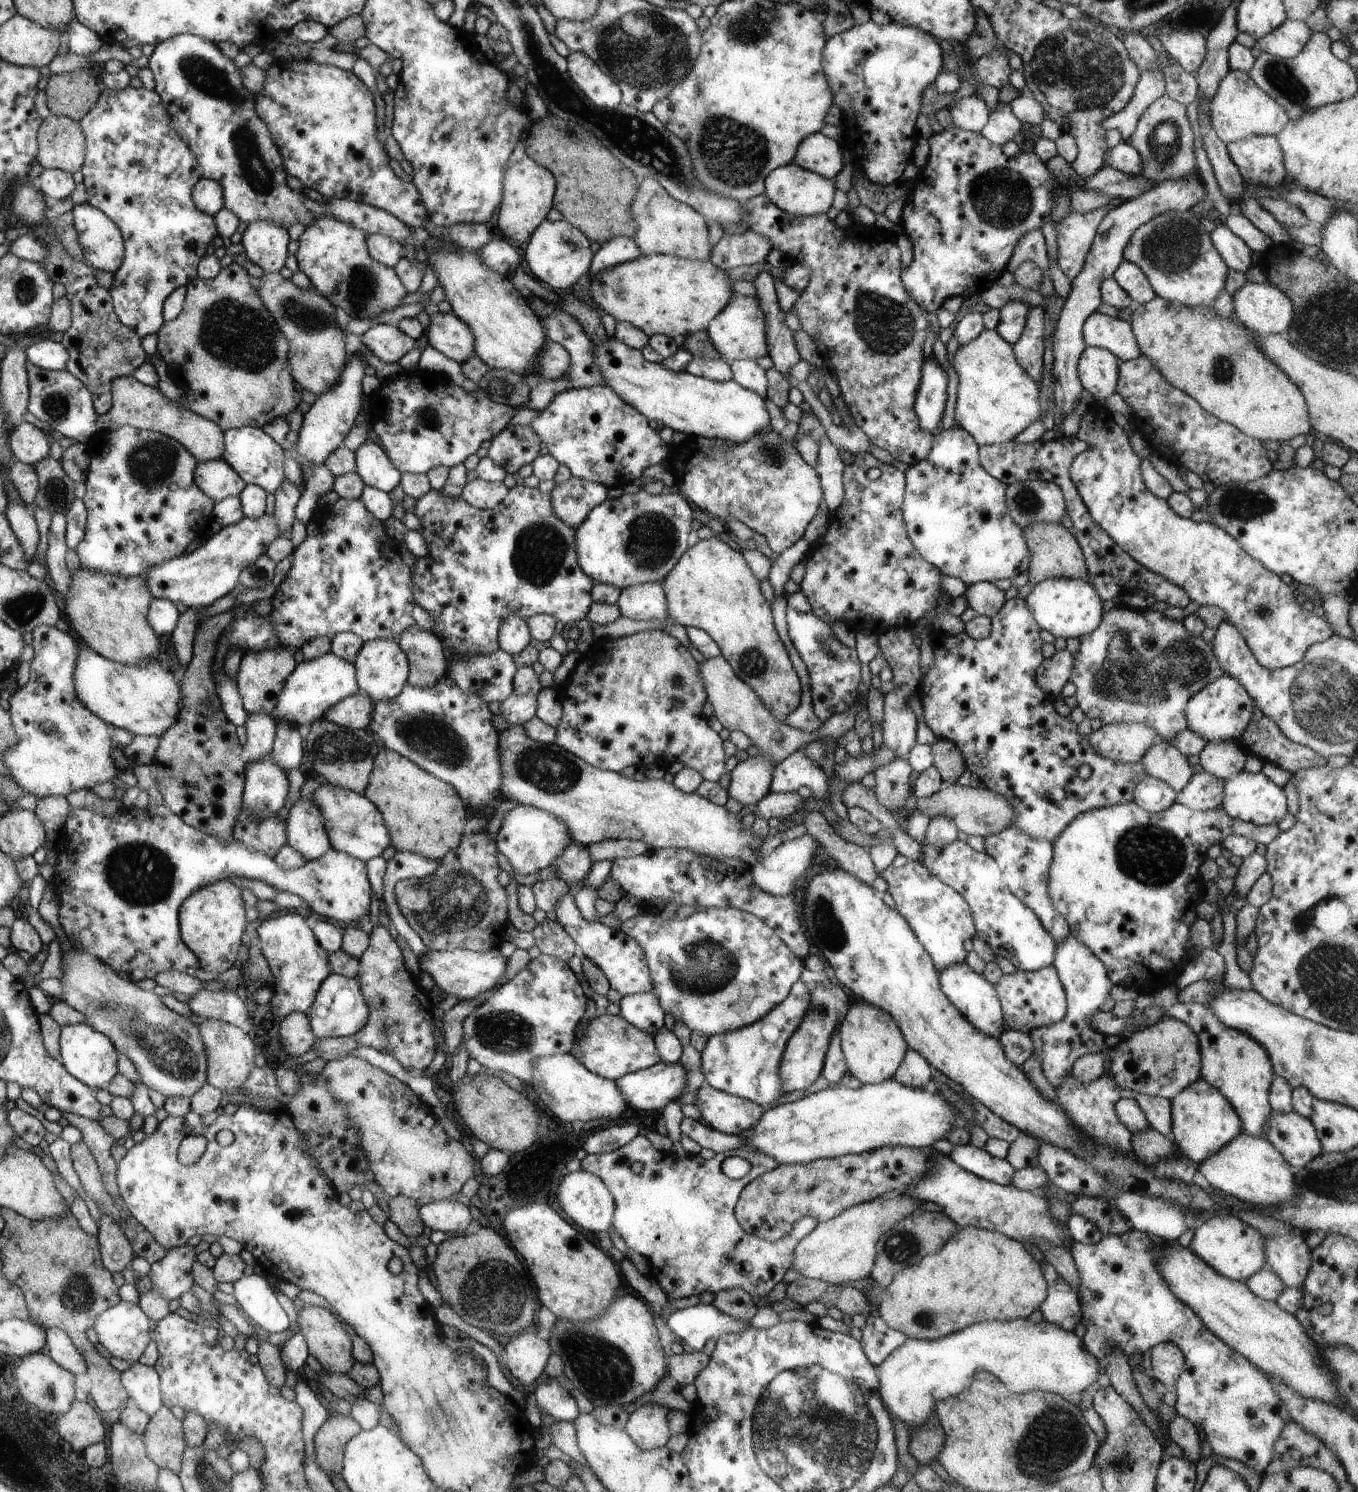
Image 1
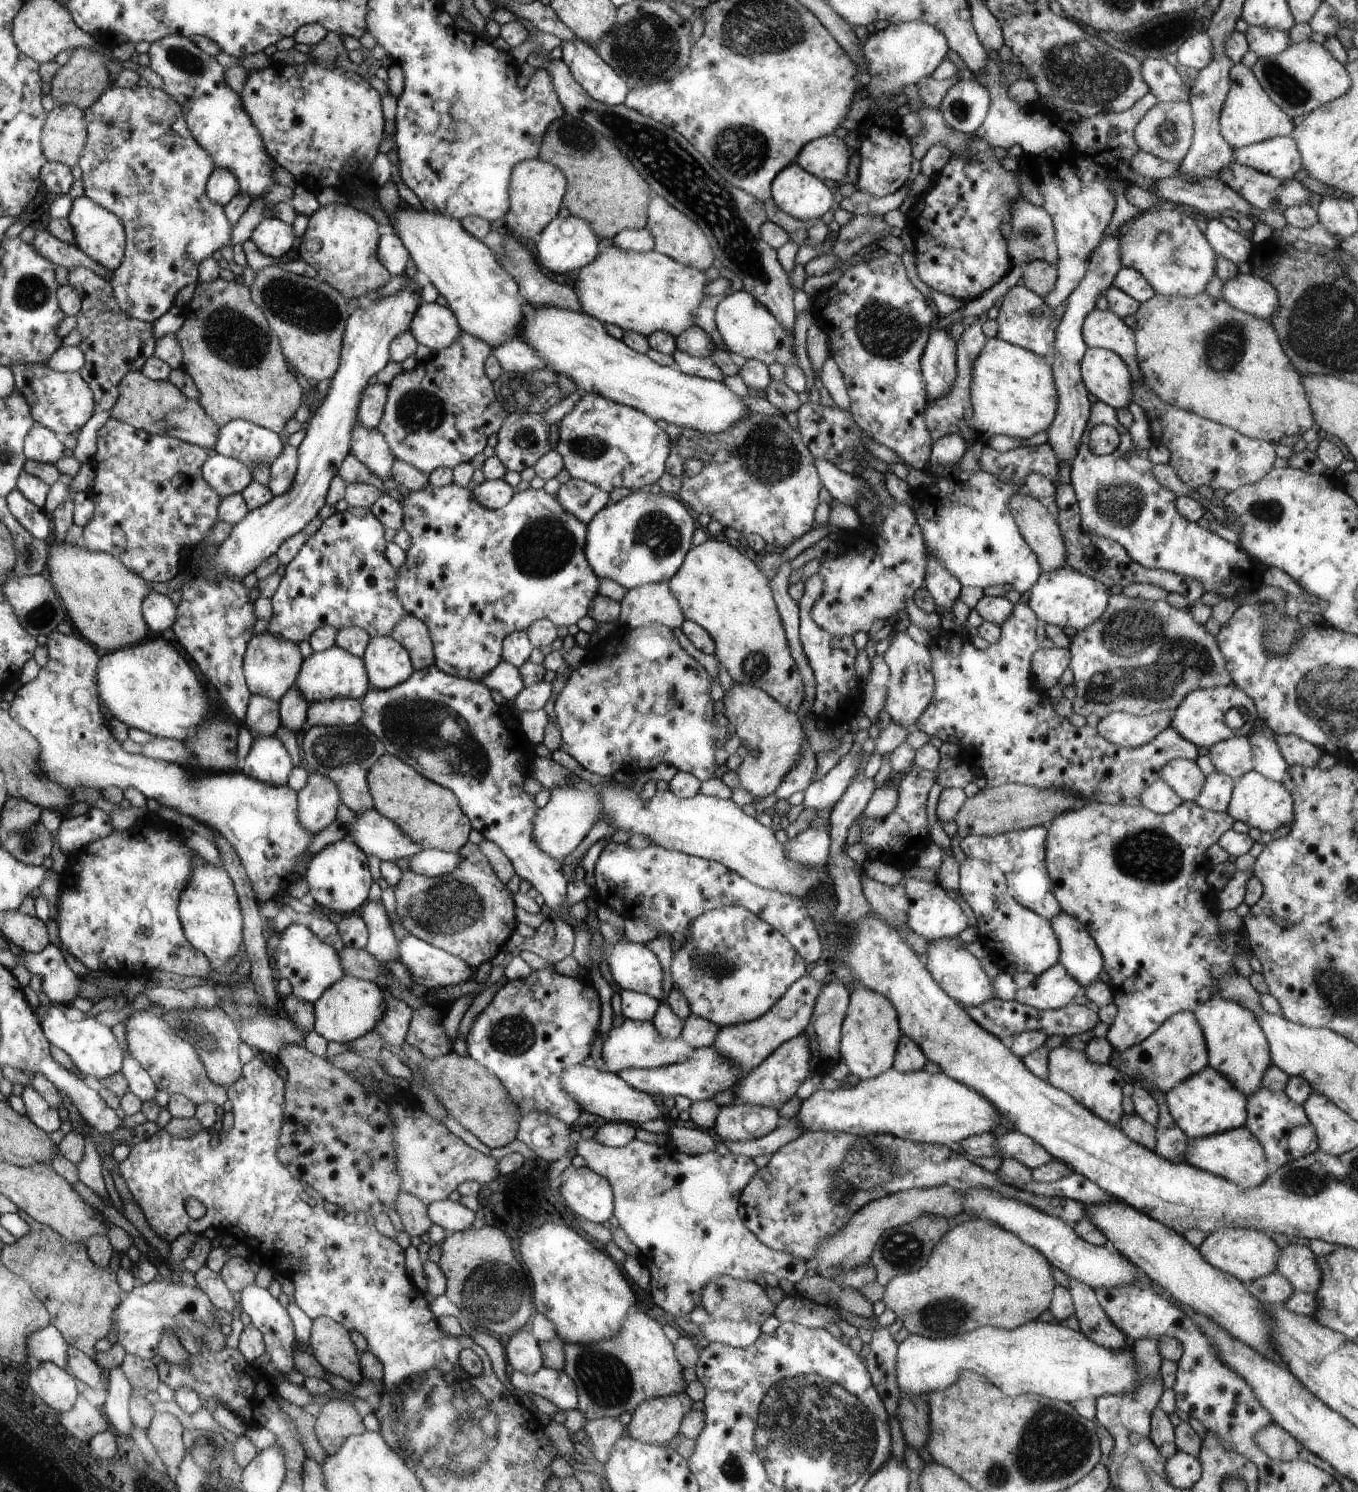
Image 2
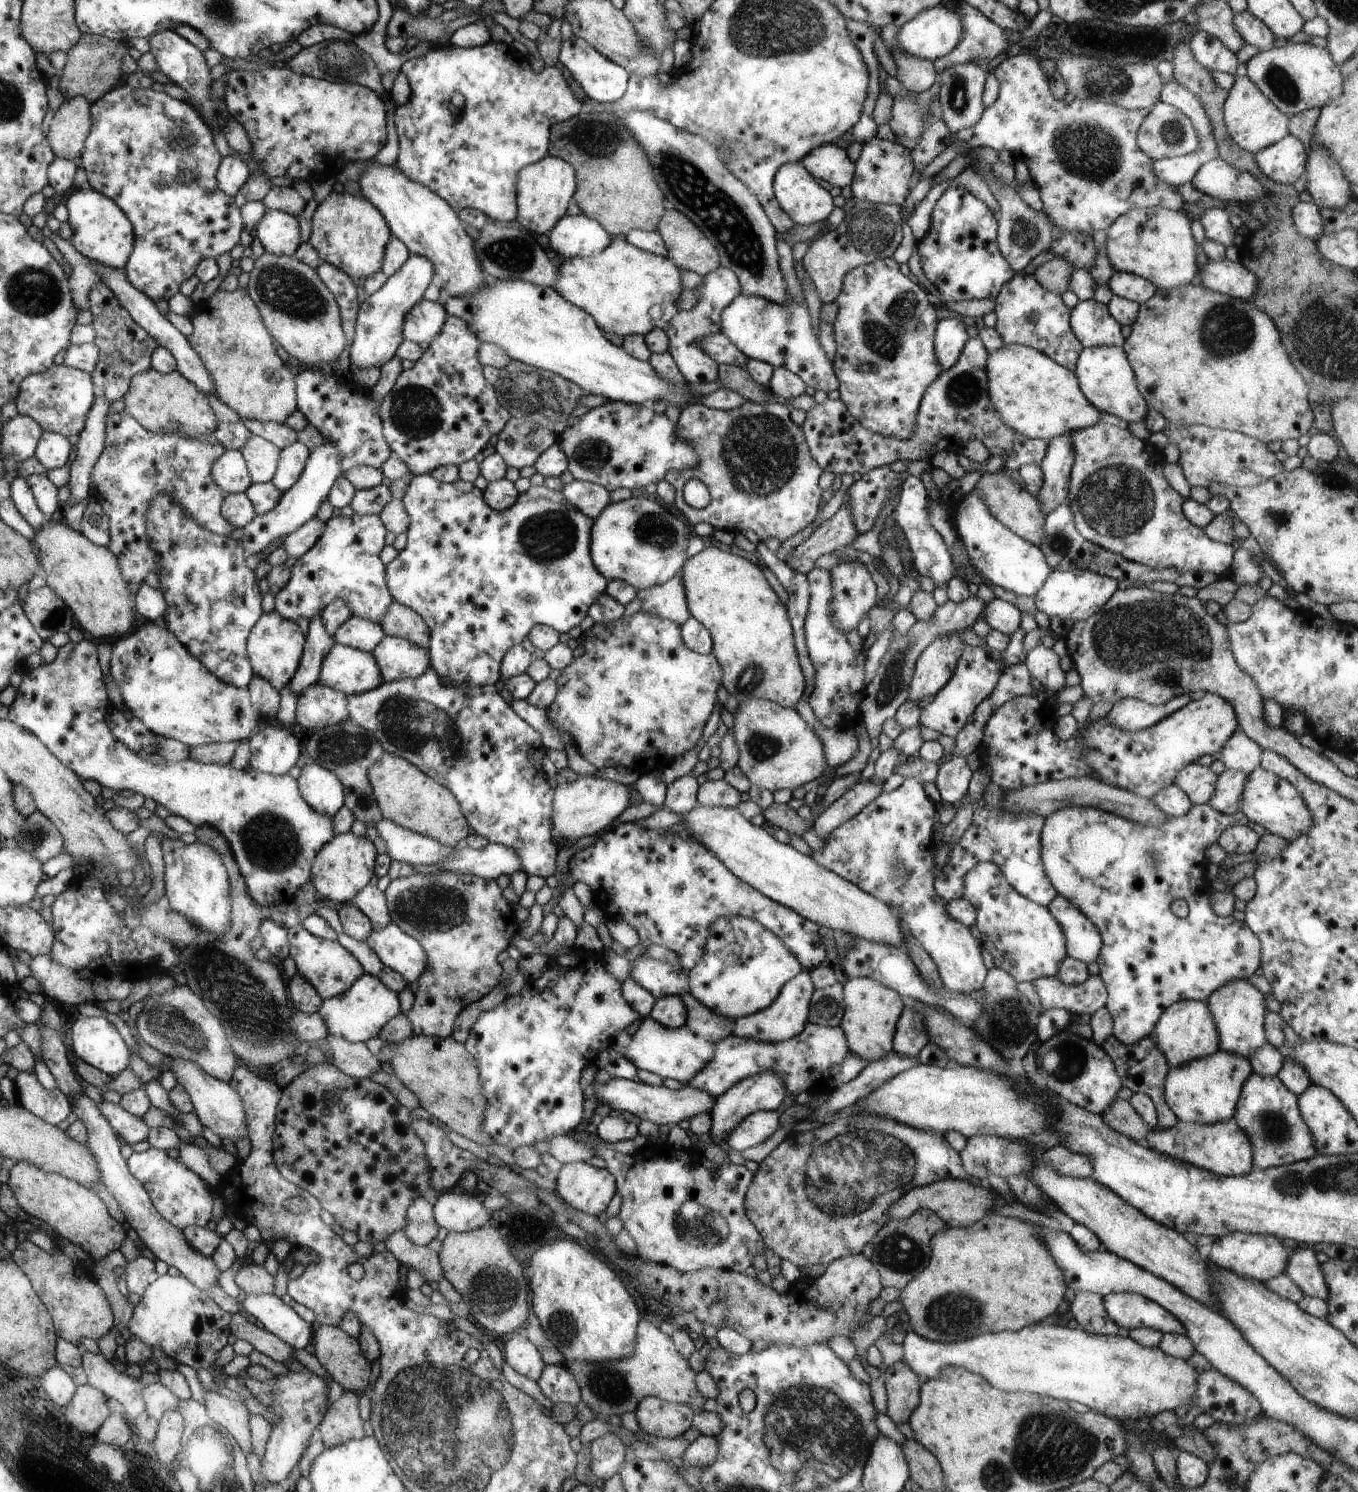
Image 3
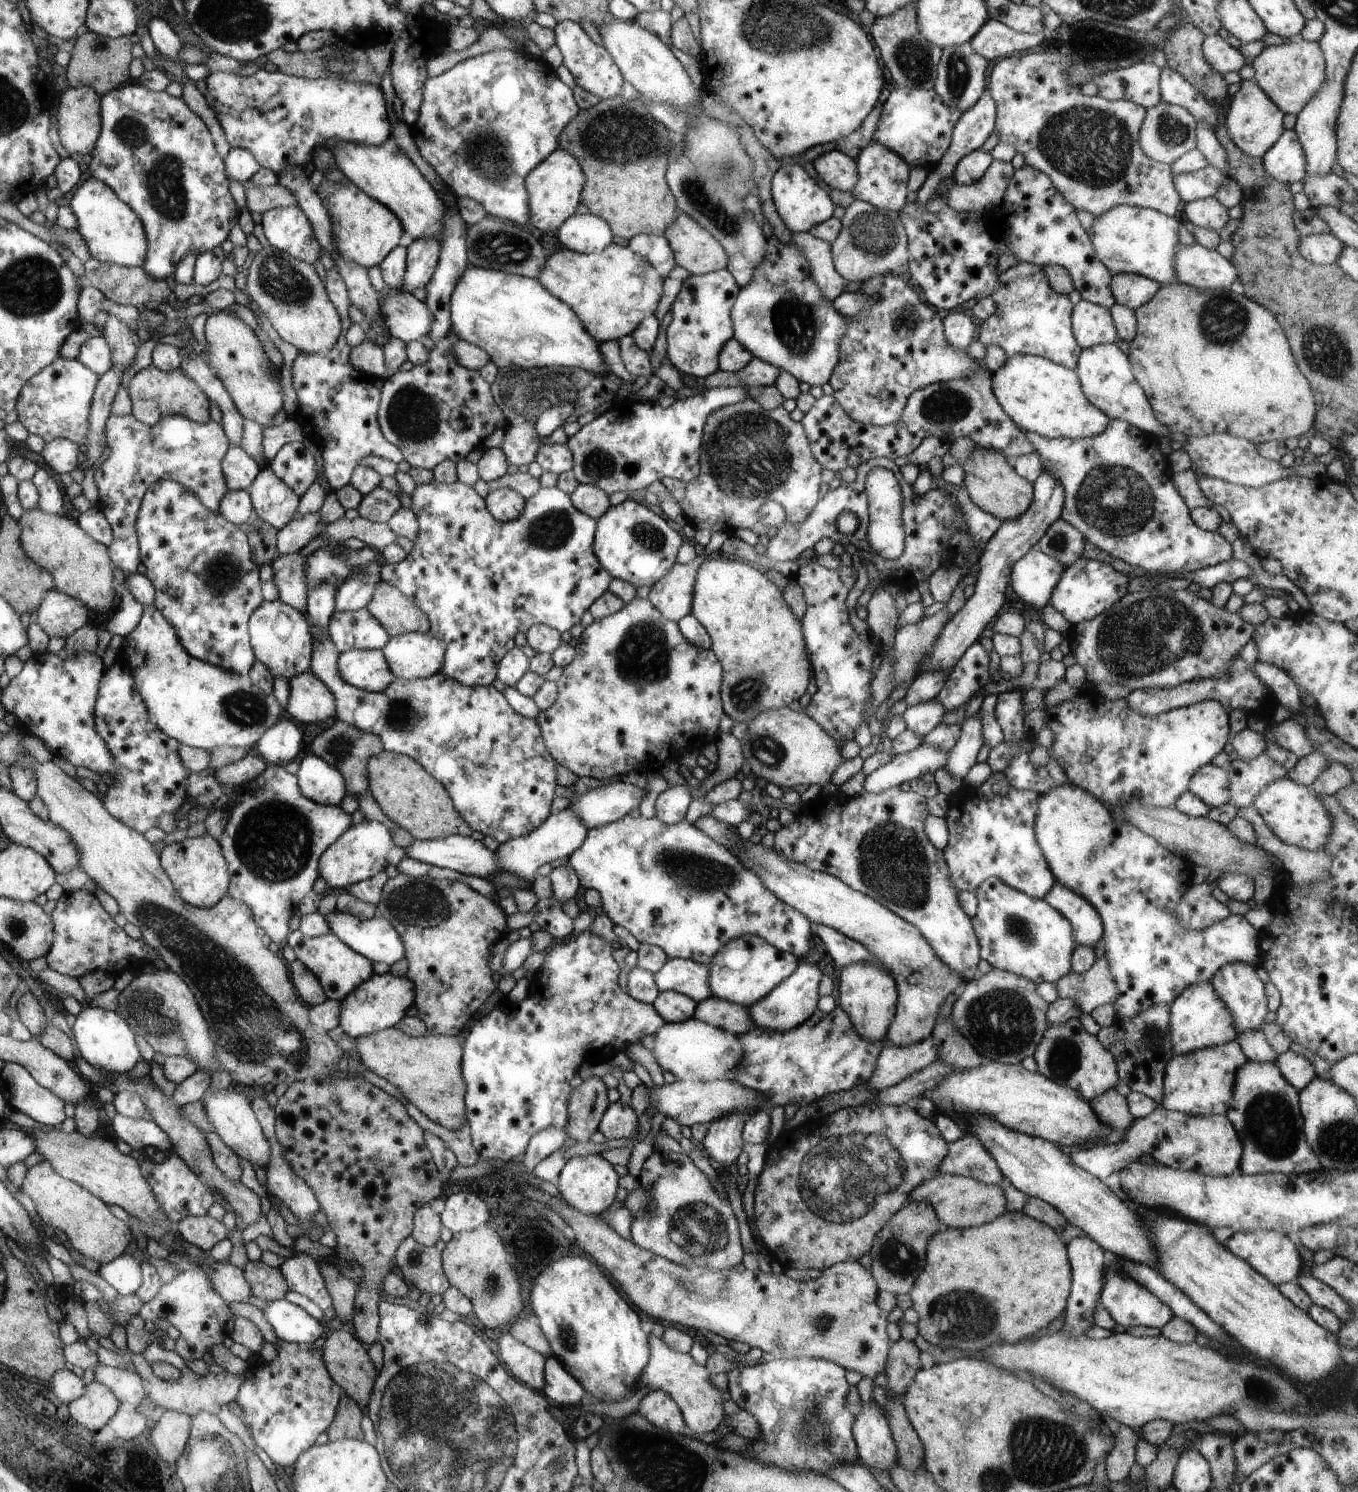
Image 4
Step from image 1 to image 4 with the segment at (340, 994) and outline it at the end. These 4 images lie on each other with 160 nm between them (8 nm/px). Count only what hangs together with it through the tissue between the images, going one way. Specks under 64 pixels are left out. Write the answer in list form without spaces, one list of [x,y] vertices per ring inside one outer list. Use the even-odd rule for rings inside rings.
[[[392,972],[383,975],[374,973],[365,983],[340,1001],[339,1025],[354,1038],[395,1027],[416,1004],[416,996],[416,985],[408,977],[398,976]]]

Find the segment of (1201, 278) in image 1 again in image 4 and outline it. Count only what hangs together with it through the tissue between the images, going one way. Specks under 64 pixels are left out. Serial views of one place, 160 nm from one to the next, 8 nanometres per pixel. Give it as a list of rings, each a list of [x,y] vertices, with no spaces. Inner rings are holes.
[[[1122,204],[1094,217],[1087,234],[1093,242],[1095,255],[1112,275],[1137,274],[1161,284],[1175,278],[1179,223],[1178,219],[1158,211]]]

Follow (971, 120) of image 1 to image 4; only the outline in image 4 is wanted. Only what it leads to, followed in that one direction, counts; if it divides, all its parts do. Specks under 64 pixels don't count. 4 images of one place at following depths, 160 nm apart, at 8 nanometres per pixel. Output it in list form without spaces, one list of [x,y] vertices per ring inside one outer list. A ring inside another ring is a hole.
[[[970,42],[943,48],[937,66],[937,79],[933,88],[936,89],[936,92],[947,105],[959,108],[962,112],[967,111],[973,107],[975,102],[978,102],[978,99],[986,90],[988,61],[987,58],[979,55],[973,49]]]

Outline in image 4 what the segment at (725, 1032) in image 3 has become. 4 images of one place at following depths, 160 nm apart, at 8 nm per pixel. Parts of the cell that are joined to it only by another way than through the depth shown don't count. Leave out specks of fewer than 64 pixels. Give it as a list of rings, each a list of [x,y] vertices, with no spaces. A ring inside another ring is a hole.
[[[710,996],[698,1003],[693,1016],[706,1024],[739,1036],[756,1028],[747,1006]]]

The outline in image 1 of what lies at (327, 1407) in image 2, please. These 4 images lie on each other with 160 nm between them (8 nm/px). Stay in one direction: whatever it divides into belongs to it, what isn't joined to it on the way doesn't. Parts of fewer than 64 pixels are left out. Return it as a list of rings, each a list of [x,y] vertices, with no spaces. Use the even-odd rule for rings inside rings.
[[[330,1415],[316,1431],[314,1442],[318,1464],[331,1476],[344,1464],[345,1448],[350,1439],[362,1432],[361,1425],[350,1415]]]

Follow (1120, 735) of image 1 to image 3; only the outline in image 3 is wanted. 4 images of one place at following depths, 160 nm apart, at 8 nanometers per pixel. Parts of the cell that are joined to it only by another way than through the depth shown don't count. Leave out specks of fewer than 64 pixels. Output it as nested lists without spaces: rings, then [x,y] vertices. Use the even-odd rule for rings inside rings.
[[[1197,694],[1178,696],[1156,706],[1126,698],[1116,702],[1106,718],[1110,720],[1110,724],[1114,724],[1114,728],[1122,728],[1122,732],[1142,732],[1146,728],[1154,728],[1154,724],[1180,710],[1197,696]]]

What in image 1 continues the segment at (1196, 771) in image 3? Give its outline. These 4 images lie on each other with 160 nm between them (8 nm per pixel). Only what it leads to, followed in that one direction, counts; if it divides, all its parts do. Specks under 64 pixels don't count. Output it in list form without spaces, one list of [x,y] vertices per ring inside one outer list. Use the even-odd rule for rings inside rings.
[[[1156,738],[1140,762],[1148,777],[1166,782],[1176,792],[1180,792],[1194,774],[1187,756],[1162,738]]]

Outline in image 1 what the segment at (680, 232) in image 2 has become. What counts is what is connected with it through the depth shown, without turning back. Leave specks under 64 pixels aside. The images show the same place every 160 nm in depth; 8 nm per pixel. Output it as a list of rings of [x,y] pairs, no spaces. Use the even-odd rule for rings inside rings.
[[[646,178],[637,192],[632,206],[637,221],[637,232],[633,236],[643,255],[674,255],[678,259],[709,261],[713,247],[708,241],[708,227],[705,218],[690,205],[677,201],[656,179]]]

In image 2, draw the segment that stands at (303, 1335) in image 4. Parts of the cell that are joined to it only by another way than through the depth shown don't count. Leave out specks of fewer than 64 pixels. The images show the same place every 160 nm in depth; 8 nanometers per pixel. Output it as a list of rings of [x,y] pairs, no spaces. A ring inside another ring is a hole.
[[[246,1286],[237,1296],[237,1301],[242,1306],[243,1316],[250,1324],[254,1325],[263,1334],[265,1353],[269,1362],[281,1374],[287,1374],[294,1369],[291,1348],[297,1340],[296,1329],[293,1325],[292,1315],[285,1306],[282,1306],[273,1294],[258,1286]]]

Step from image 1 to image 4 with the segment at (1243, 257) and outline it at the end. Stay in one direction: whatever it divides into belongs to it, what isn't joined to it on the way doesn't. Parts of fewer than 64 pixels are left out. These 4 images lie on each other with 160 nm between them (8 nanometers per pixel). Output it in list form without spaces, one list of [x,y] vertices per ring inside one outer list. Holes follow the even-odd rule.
[[[1215,197],[1196,199],[1187,202],[1184,206],[1186,221],[1192,222],[1200,228],[1220,231],[1229,220],[1228,209]]]

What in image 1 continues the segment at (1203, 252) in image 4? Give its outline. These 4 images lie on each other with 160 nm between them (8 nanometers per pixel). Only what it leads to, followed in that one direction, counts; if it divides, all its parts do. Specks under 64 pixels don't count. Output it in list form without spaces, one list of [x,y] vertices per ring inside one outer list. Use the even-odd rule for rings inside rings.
[[[1246,283],[1233,295],[1234,318],[1259,335],[1285,333],[1293,319],[1292,301],[1270,283]]]

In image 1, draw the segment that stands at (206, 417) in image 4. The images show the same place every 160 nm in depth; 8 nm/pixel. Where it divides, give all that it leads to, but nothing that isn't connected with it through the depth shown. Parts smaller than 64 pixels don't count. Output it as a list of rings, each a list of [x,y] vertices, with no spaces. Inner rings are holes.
[[[118,377],[112,382],[113,407],[97,420],[98,430],[113,431],[124,425],[137,429],[154,431],[173,437],[181,442],[195,457],[197,461],[208,462],[222,459],[225,454],[224,430],[214,421],[192,412],[187,406],[180,405],[167,398],[157,385],[142,384],[132,377]]]

